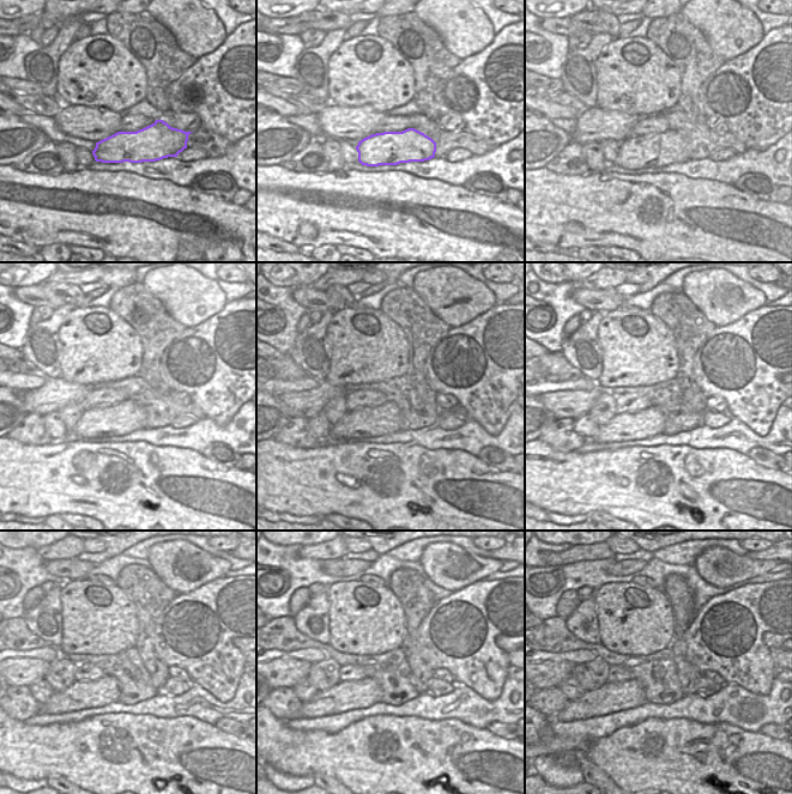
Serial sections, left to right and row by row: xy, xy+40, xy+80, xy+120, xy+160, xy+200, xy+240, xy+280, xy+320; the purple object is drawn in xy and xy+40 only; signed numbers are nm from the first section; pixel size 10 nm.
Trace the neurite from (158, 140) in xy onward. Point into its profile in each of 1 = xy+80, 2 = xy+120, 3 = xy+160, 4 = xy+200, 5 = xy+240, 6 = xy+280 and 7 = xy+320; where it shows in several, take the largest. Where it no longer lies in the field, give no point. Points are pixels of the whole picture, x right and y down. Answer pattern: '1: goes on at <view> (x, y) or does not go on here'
1: goes on at xy+80 (658, 150)
2: goes on at xy+120 (101, 422)
3: goes on at xy+160 (364, 422)
4: goes on at xy+200 (642, 424)
5: goes on at xy+240 (86, 694)
6: goes on at xy+280 (343, 697)
7: goes on at xy+320 (612, 697)

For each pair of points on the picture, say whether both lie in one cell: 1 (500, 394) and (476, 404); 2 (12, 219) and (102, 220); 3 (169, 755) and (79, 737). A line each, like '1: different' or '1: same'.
1: same
2: same
3: same

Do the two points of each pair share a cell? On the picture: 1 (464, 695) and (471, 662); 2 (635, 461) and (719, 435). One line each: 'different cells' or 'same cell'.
1: different cells
2: different cells

